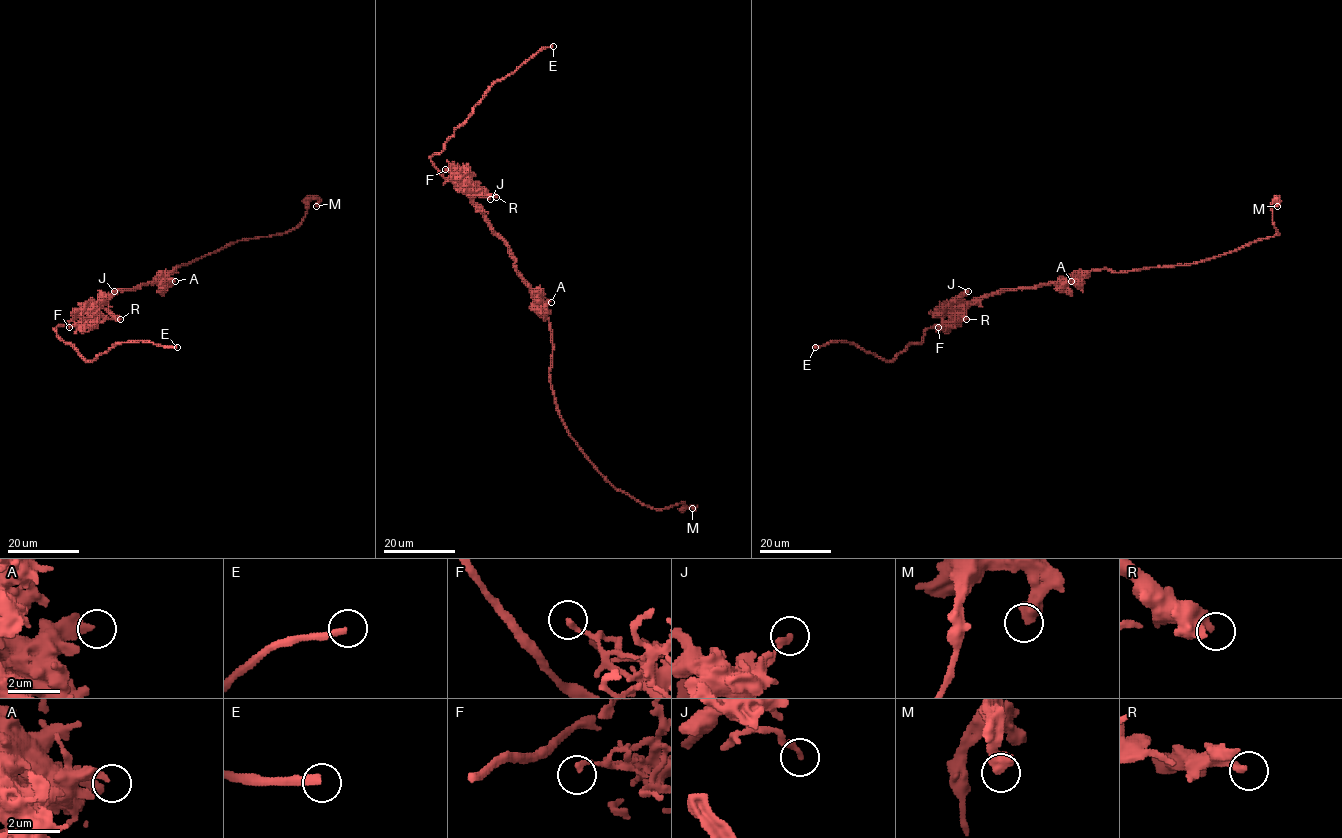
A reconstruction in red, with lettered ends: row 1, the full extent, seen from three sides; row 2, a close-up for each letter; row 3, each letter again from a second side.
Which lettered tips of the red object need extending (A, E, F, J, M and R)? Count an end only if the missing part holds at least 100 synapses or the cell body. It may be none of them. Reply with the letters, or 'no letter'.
E

